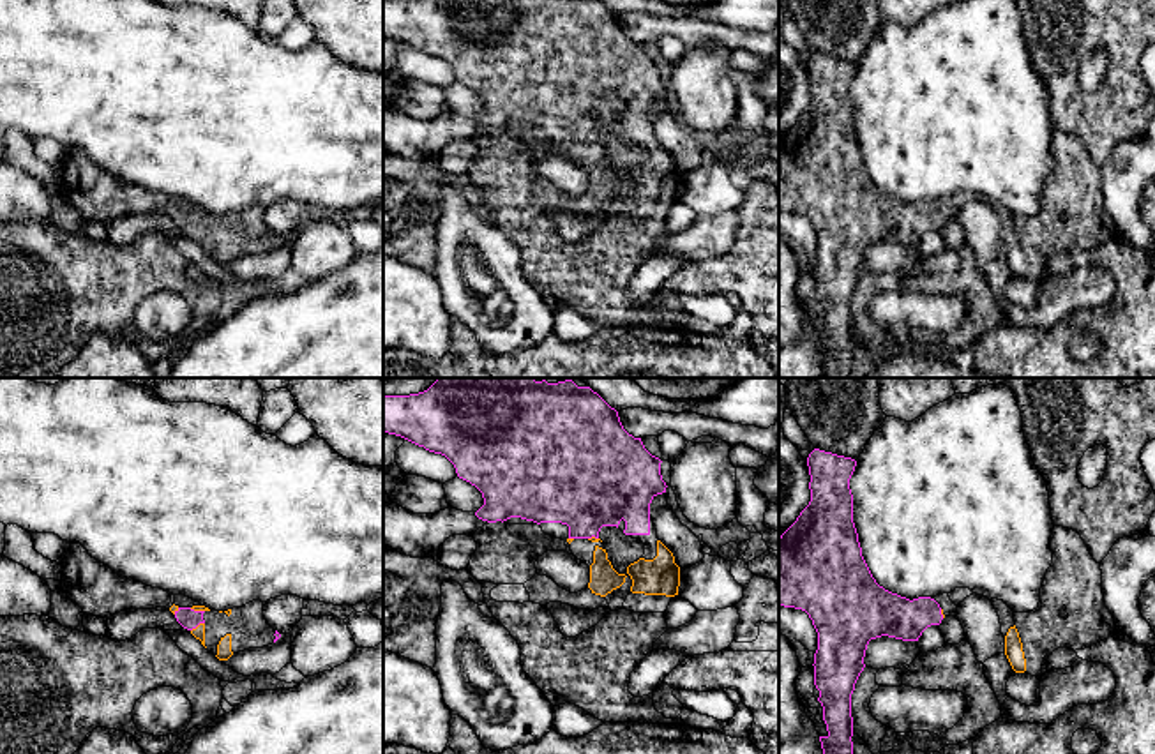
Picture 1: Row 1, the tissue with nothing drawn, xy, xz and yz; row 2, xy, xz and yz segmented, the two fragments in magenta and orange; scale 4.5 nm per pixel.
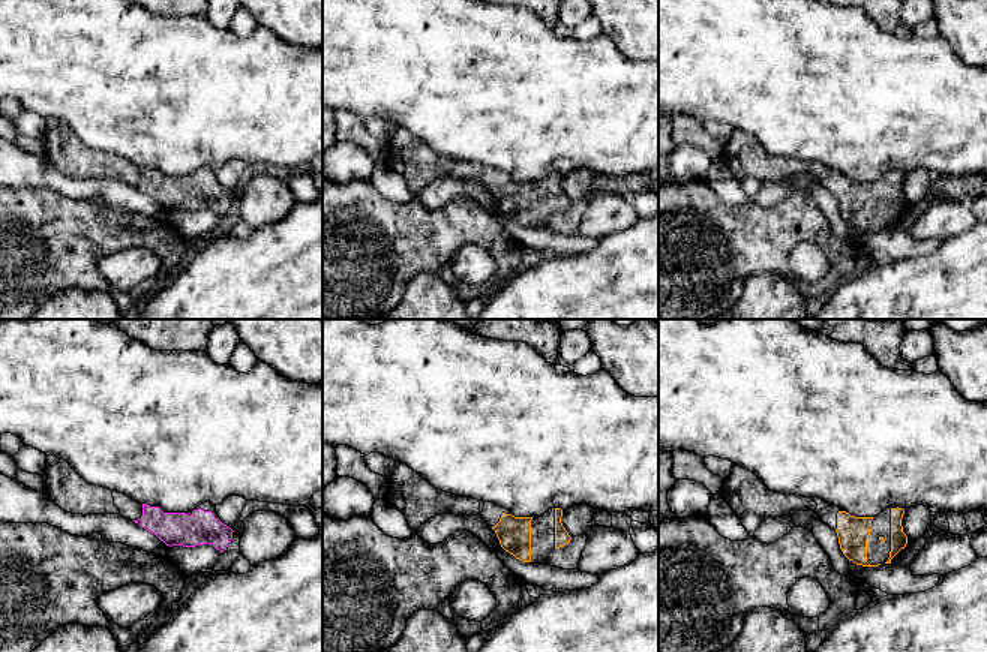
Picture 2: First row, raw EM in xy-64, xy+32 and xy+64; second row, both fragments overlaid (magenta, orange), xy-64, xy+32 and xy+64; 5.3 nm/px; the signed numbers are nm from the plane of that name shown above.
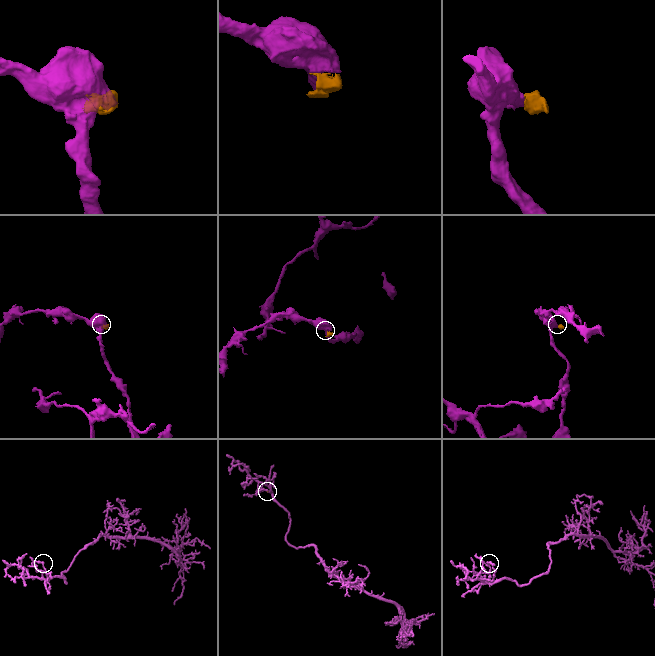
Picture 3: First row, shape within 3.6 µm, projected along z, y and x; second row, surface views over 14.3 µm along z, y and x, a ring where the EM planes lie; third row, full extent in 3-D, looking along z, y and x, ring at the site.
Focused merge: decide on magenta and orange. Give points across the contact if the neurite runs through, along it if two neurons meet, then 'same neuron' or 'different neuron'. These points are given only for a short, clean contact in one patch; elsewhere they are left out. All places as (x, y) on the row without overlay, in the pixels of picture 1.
same neuron

